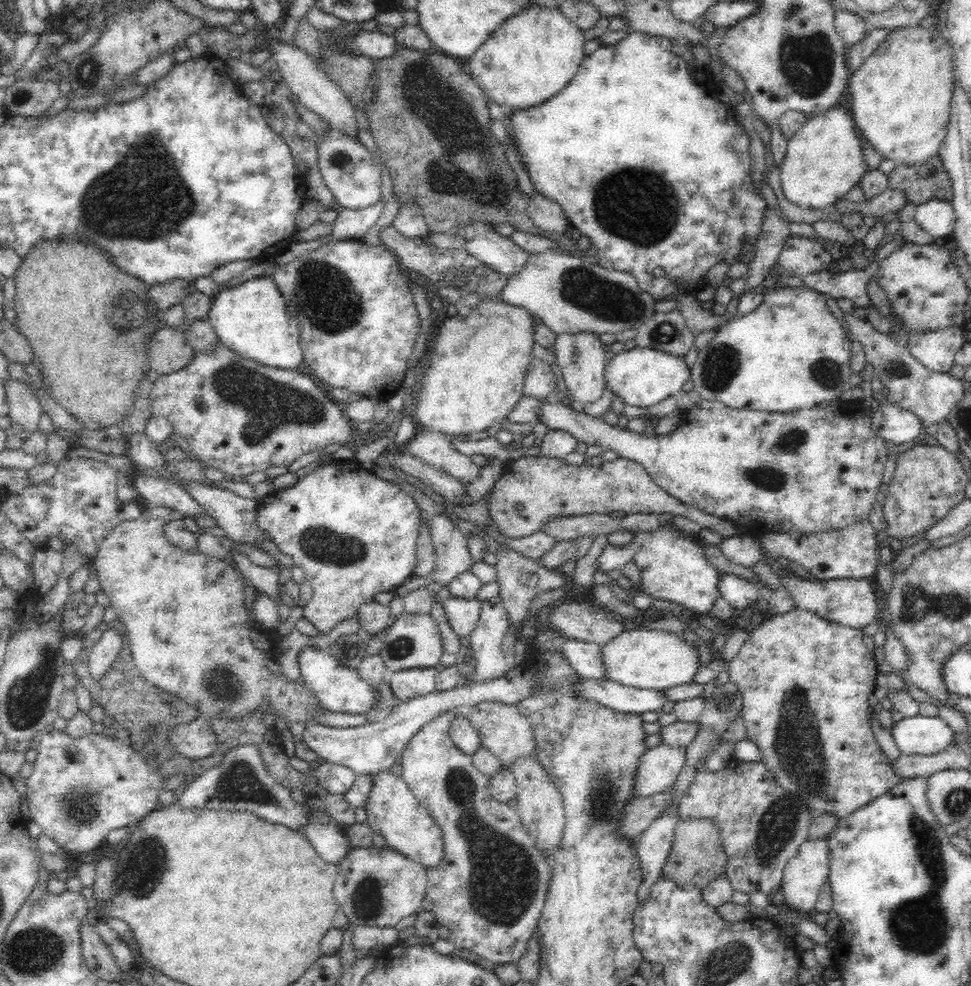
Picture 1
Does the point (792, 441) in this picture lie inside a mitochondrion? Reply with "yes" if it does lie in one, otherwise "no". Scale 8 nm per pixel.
yes

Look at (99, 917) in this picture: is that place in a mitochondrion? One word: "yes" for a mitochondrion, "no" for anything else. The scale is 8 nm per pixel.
no

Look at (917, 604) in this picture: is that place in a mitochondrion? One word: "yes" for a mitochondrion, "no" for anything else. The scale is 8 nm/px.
yes

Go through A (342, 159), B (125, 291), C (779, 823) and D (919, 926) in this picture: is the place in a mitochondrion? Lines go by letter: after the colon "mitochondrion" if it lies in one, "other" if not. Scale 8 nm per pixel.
A: mitochondrion
B: mitochondrion
C: mitochondrion
D: mitochondrion

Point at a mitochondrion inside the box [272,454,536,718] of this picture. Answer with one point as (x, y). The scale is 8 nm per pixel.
(323, 545)

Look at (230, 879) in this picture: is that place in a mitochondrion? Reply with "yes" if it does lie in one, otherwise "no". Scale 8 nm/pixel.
no

